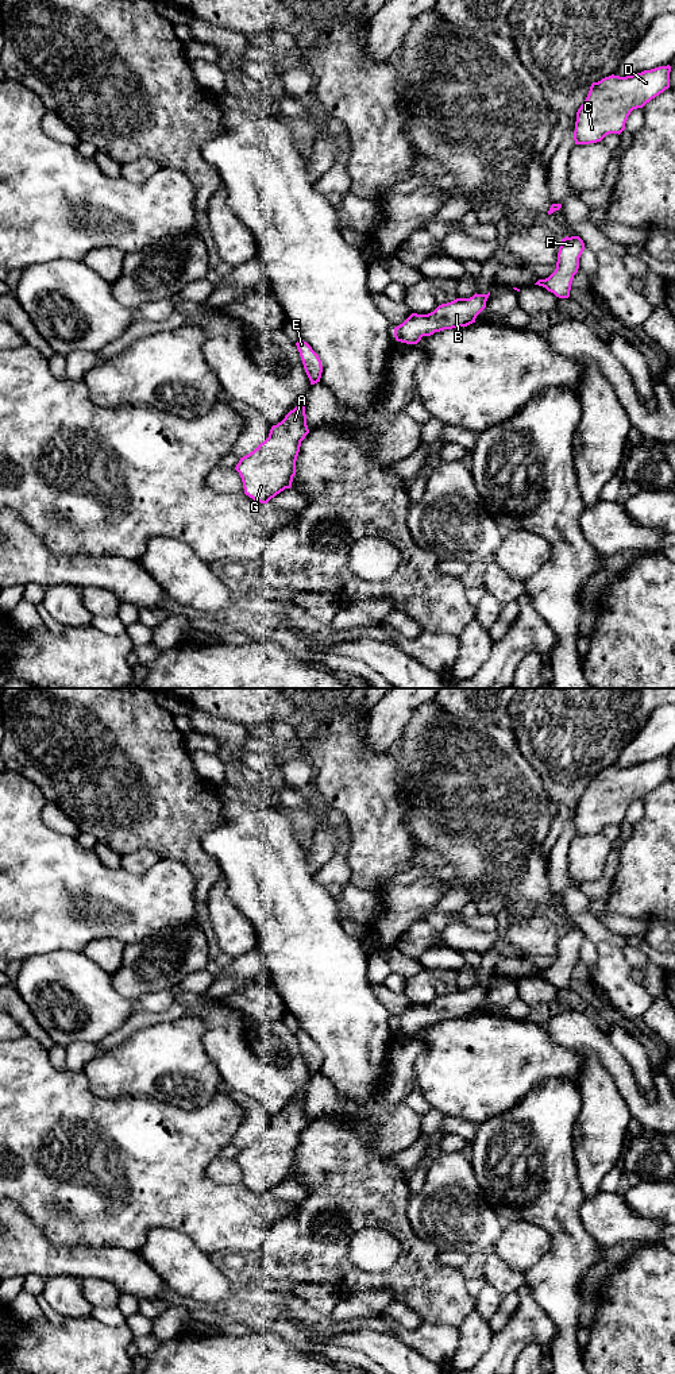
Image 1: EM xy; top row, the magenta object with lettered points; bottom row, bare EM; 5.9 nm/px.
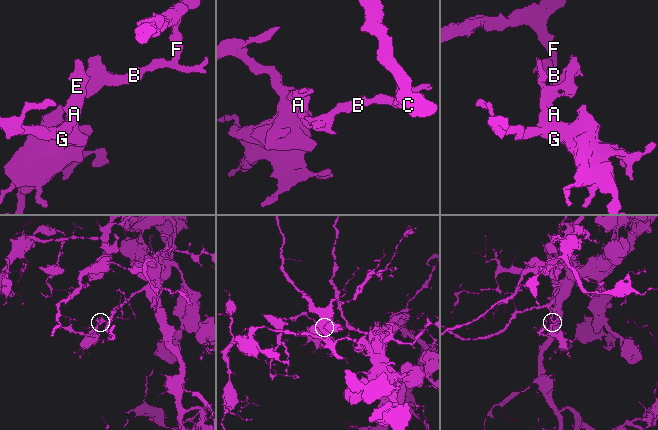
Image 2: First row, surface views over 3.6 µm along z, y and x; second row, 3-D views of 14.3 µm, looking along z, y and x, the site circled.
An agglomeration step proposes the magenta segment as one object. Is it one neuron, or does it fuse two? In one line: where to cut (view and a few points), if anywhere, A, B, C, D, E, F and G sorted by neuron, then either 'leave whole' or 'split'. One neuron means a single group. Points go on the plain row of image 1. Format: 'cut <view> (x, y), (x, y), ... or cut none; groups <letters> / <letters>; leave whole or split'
cut none; groups A B C D E F G; leave whole

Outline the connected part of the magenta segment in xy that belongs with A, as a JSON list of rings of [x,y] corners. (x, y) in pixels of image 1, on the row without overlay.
[[[306,1088],[281,1114],[271,1118],[263,1134],[236,1155],[244,1185],[254,1192],[267,1194],[292,1178],[301,1132],[309,1124],[305,1095]]]

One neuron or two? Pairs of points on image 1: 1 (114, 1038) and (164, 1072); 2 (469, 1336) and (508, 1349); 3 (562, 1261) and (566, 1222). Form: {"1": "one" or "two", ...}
{"1": "two", "2": "two", "3": "one"}

